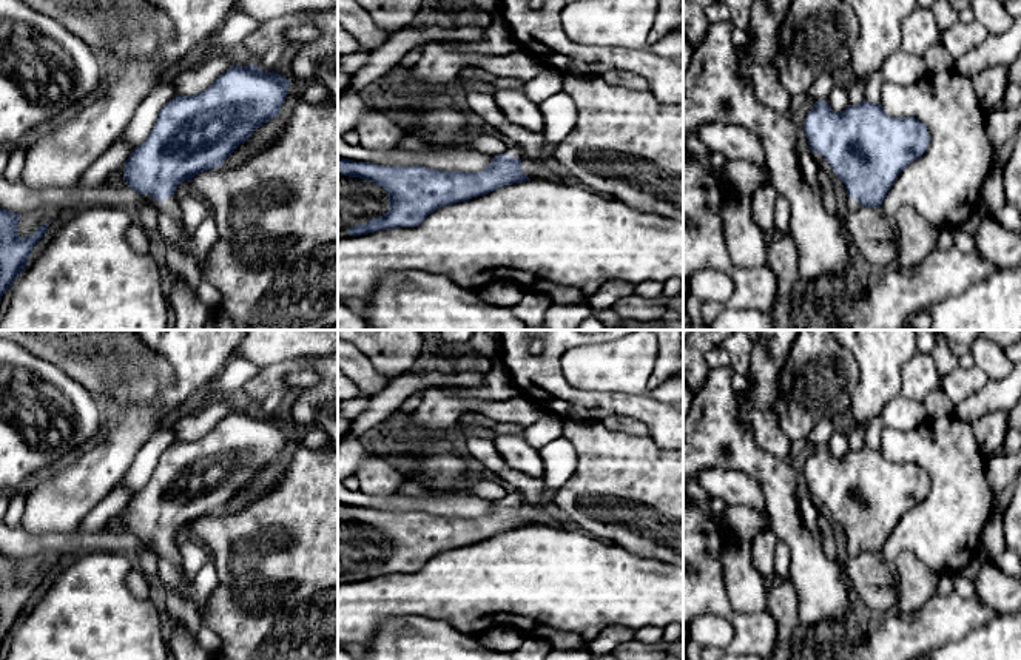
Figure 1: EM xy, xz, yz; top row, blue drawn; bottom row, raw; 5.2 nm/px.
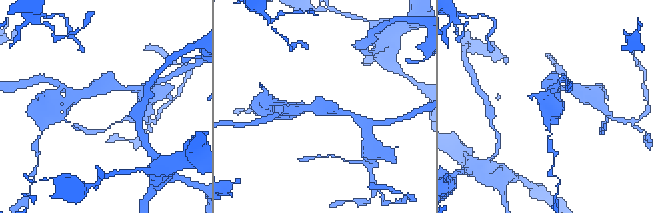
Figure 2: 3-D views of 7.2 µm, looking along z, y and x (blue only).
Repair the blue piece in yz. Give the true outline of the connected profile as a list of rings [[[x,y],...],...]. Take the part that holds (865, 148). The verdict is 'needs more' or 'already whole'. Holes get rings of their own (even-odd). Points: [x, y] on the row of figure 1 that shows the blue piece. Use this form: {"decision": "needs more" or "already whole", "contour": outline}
{"decision": "needs more", "contour": [[[816,102],[804,122],[813,153],[819,153],[847,188],[845,216],[861,207],[881,208],[899,173],[927,151],[930,136],[925,123],[915,117],[890,117],[881,103],[861,102],[834,113],[828,102]]]}

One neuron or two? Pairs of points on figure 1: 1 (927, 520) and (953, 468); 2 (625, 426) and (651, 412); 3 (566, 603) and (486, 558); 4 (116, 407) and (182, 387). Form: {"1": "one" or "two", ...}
{"1": "one", "2": "two", "3": "one", "4": "one"}

